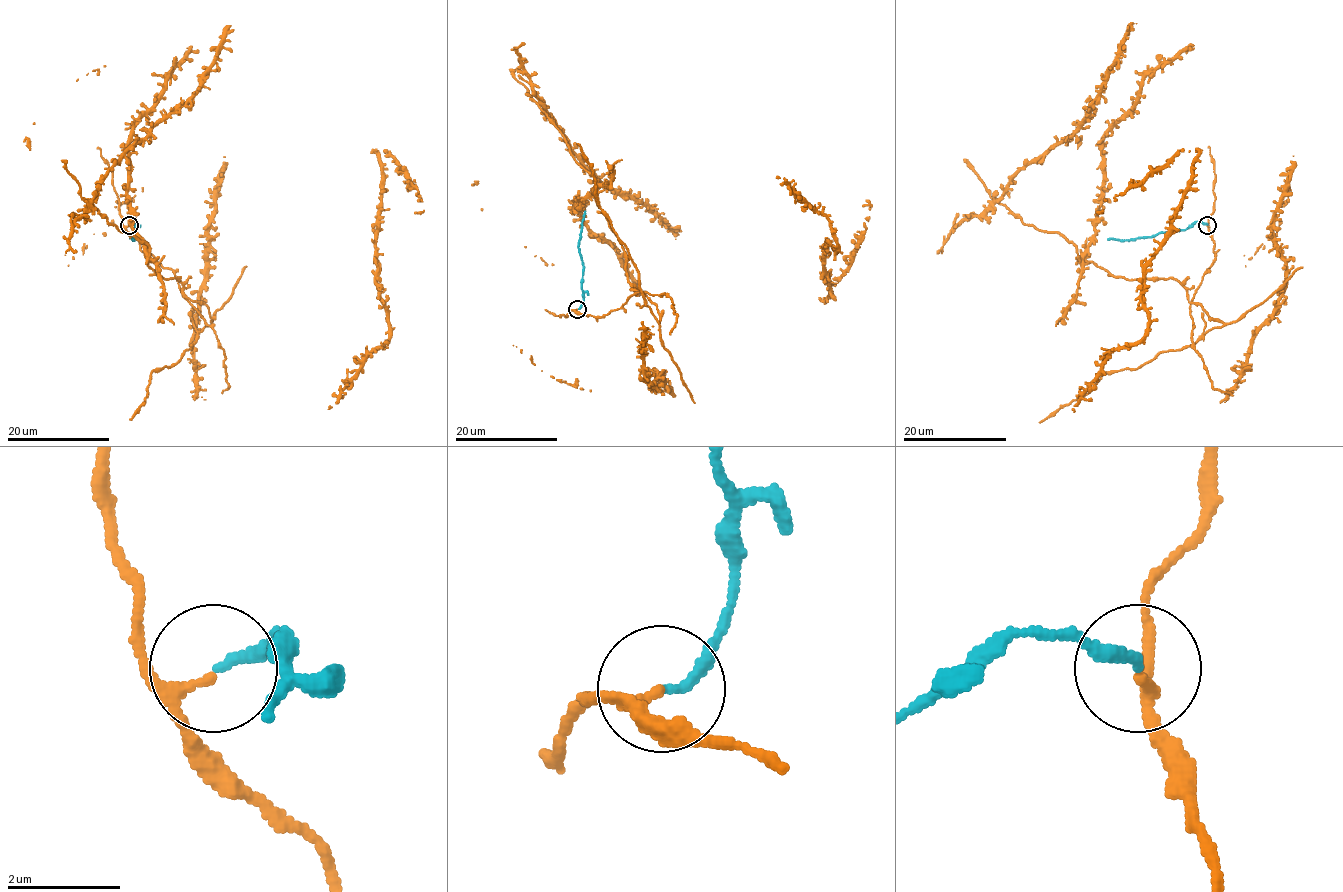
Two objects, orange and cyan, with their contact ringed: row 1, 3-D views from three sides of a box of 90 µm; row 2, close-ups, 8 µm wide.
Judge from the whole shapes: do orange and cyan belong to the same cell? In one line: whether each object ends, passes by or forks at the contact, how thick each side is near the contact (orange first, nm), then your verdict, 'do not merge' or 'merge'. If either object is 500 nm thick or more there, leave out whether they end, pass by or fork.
orange passes by; cyan ends; calibres 130 and 160 nm; do not merge

